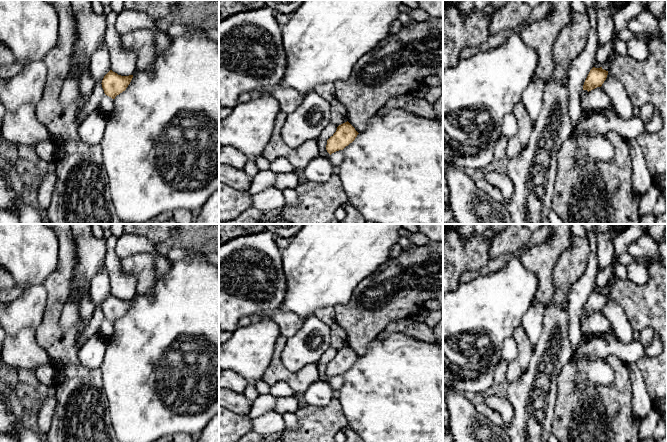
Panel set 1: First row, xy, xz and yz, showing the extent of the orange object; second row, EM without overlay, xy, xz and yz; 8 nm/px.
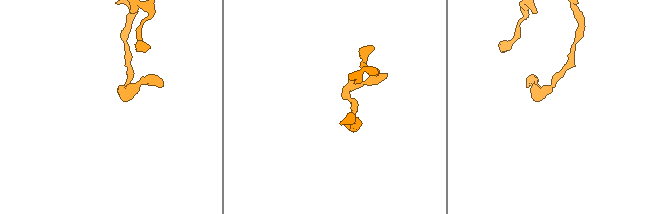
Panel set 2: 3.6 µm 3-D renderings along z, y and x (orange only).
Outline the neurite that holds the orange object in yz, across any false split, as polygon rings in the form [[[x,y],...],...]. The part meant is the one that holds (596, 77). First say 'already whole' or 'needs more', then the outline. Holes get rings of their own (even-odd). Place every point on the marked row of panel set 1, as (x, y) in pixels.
already whole | [[[593,67],[584,82],[583,90],[587,90],[589,92],[597,87],[601,87],[606,80],[607,75],[608,71],[604,70],[602,67]]]

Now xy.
already whole | [[[110,70],[102,80],[102,88],[105,95],[115,99],[117,95],[126,90],[130,84],[133,75],[121,76]]]

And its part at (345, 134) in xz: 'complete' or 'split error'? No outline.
complete

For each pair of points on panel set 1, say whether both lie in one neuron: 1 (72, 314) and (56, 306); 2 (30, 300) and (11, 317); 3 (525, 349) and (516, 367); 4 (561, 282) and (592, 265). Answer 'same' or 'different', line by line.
1: different
2: same
3: same
4: different

